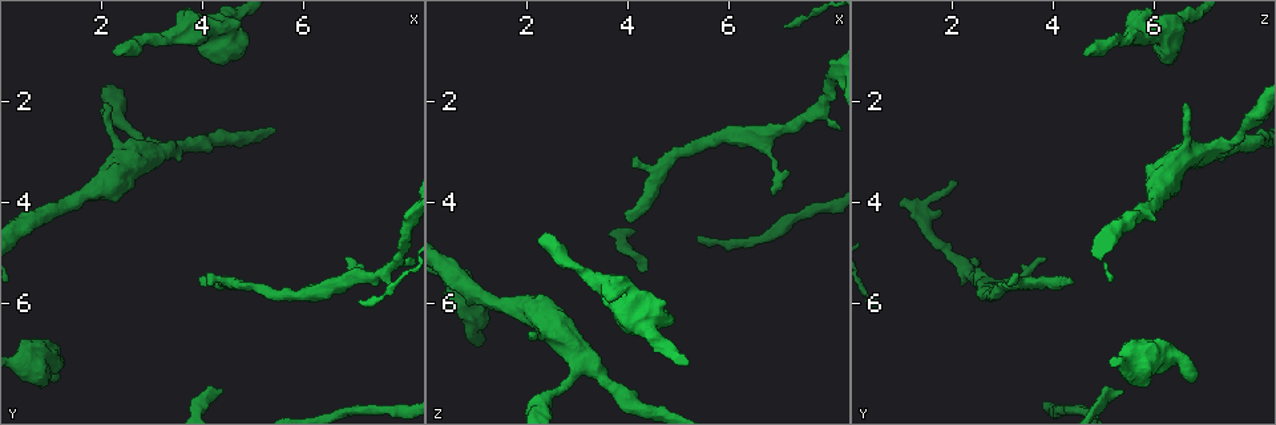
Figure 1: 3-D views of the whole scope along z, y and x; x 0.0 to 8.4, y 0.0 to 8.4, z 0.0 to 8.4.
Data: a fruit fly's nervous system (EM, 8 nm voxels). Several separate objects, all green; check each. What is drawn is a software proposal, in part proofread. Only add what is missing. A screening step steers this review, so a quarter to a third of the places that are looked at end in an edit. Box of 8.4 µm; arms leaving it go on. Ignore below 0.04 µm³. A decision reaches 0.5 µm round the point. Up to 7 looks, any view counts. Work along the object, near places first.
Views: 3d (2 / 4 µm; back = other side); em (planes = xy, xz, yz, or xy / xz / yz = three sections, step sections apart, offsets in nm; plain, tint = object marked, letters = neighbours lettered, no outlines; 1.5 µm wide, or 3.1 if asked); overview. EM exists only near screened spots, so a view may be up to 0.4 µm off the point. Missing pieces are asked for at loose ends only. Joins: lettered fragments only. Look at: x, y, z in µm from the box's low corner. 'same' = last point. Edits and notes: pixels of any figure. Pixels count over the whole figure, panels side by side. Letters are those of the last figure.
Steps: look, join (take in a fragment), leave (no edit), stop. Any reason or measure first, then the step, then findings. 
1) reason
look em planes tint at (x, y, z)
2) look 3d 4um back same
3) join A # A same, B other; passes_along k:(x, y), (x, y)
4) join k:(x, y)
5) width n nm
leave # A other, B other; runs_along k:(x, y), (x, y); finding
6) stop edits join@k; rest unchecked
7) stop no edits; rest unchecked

branch stops here
look em planes tint at (4.45, 1.25, 6.30)

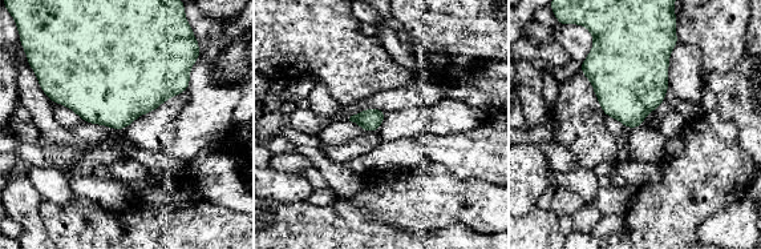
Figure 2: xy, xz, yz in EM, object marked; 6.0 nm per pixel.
what lies round it
look em planes letters same

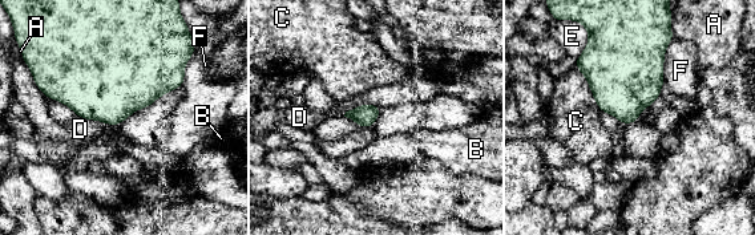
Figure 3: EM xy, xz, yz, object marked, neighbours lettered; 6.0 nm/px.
leave # A other, B other, C other, D other, E other, F other; border 3:(77, 116), (100, 120), (112, 125); no lettered fragment goes on from it

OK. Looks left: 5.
thin end
look em planes letters at (2.15, 2.00, 6.60)

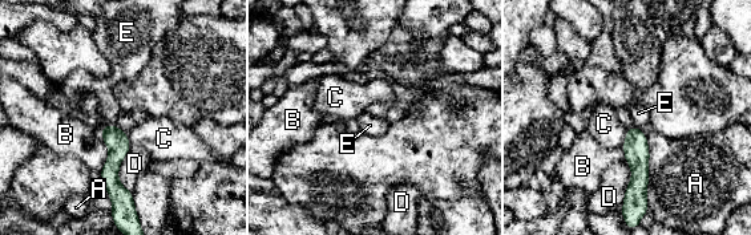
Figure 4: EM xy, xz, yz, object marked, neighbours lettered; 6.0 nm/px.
longest_contact A 440 nm
join E # A other, B other, C other, D other, E same; passes_along 4:(116, 140), (109, 125), (104, 89); the neuron continues

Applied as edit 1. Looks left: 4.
branch stops here
look 3d 4um back at (2.35, 1.05, 4.75)

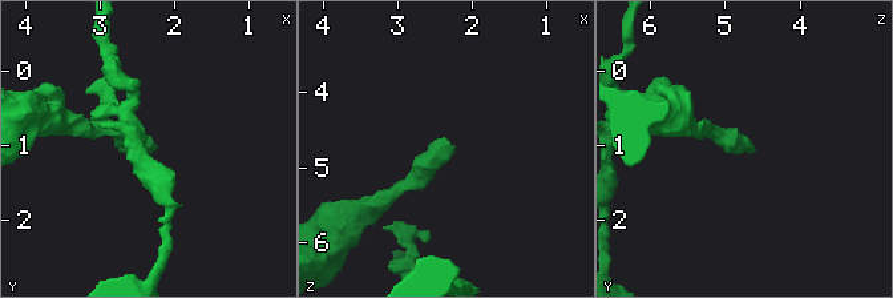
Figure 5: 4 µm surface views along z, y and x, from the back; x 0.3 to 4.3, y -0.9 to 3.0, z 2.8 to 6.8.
need the tissue
look em yz step 8 tint at (2.30, 1.05, 4.65)

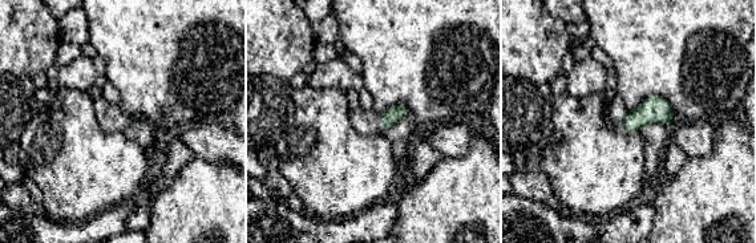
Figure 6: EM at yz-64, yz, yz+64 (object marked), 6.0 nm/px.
look em planes letters same

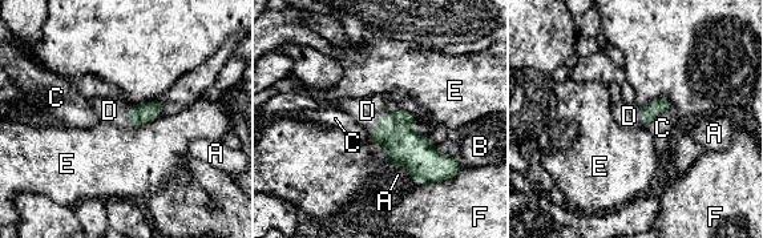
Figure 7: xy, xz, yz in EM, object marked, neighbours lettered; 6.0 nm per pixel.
join D # A other, B other, C other, D same, E other, F other; passes_along 7:(403, 145), (379, 122), (367, 111); the neuron continues

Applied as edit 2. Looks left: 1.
stop edits join@4, join@7; rest unchecked

